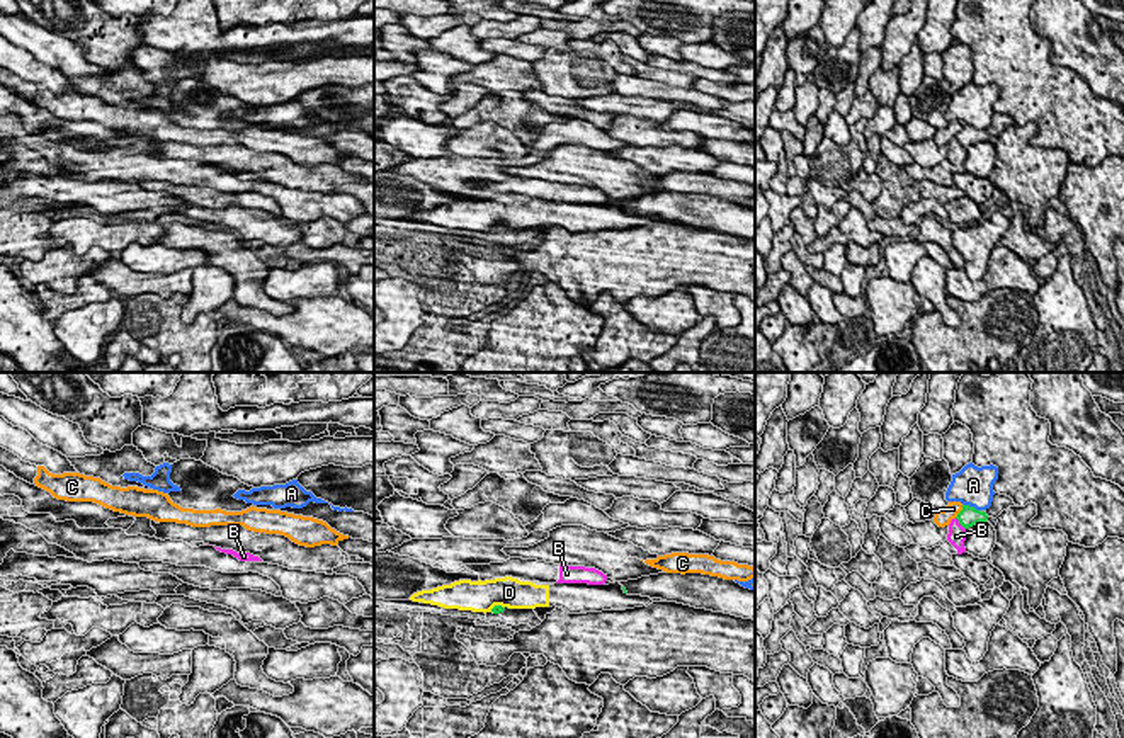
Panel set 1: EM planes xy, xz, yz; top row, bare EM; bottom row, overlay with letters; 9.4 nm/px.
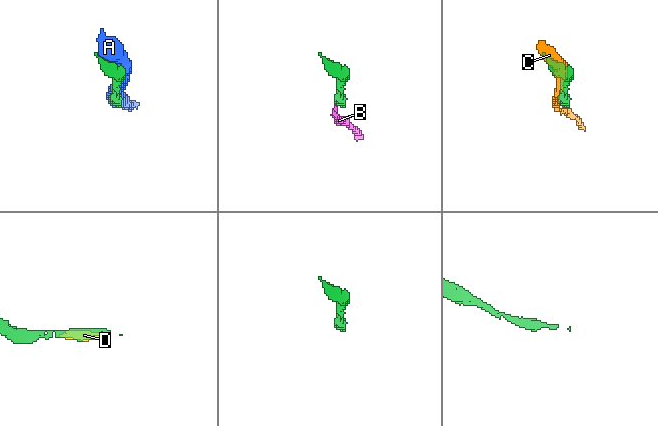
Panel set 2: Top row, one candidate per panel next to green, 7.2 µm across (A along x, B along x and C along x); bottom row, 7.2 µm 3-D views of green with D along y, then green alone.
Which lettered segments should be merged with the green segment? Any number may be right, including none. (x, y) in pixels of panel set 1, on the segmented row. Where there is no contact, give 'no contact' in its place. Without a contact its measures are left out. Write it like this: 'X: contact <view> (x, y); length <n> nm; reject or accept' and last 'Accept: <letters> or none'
A: contact yz (971, 507); length 190 nm; reject
B: contact yz (959, 522); length 150 nm; reject
C: contact yz (959, 512); length 150 nm; reject
D: contact xz (497, 606); length 150 nm; reject
Accept: none

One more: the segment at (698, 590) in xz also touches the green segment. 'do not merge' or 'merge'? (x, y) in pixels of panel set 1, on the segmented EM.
merge

